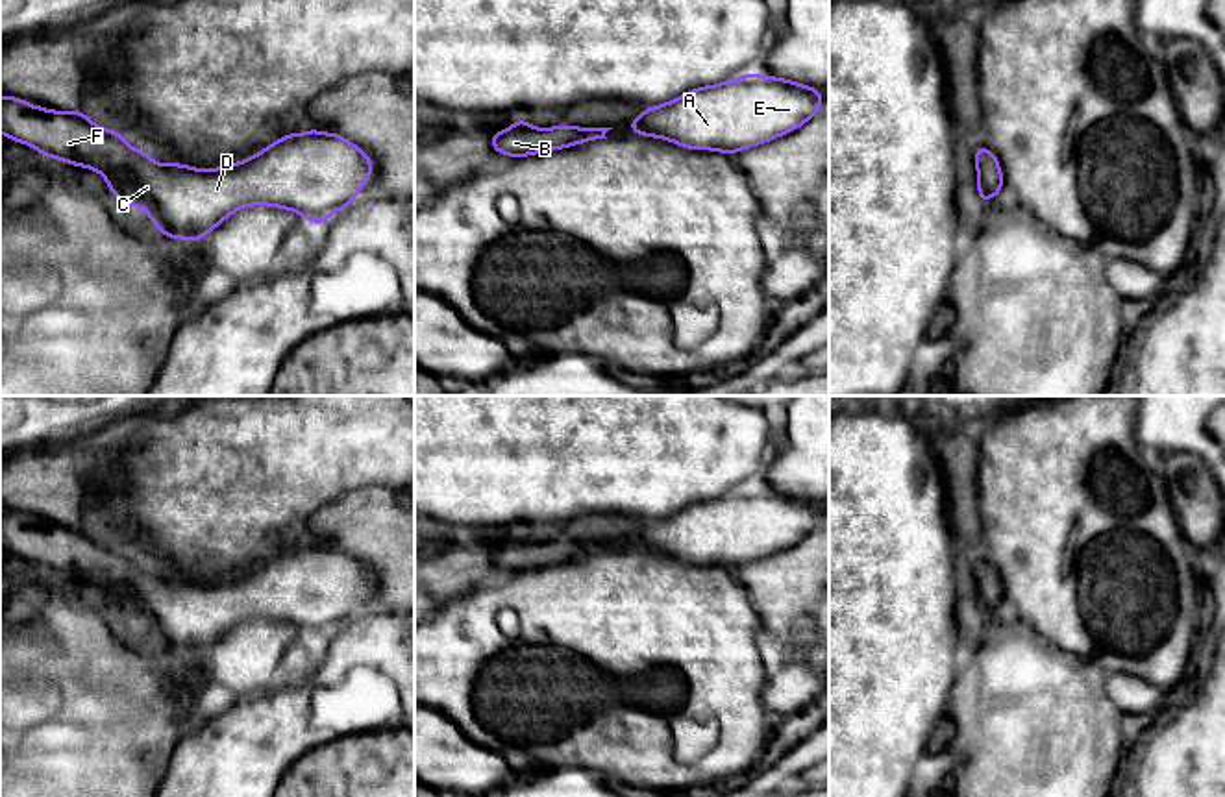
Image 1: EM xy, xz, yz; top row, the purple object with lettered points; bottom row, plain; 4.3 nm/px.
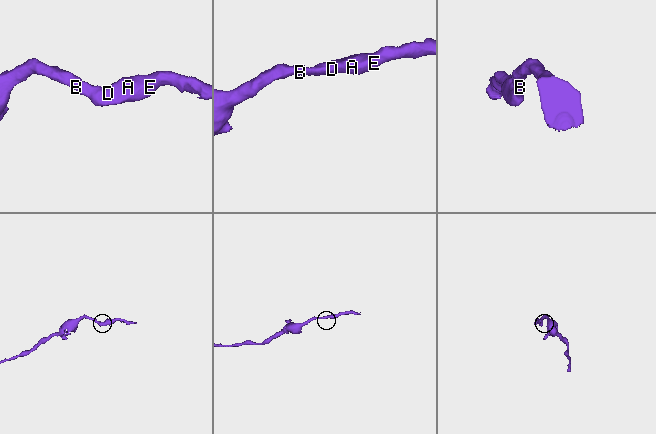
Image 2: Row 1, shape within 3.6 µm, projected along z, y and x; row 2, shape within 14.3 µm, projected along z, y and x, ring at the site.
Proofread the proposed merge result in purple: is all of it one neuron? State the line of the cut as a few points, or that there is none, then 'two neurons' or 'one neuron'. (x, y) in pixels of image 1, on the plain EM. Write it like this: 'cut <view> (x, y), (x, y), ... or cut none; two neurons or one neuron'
cut none; one neuron

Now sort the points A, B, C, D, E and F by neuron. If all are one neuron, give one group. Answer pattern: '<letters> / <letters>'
A B C D E F

